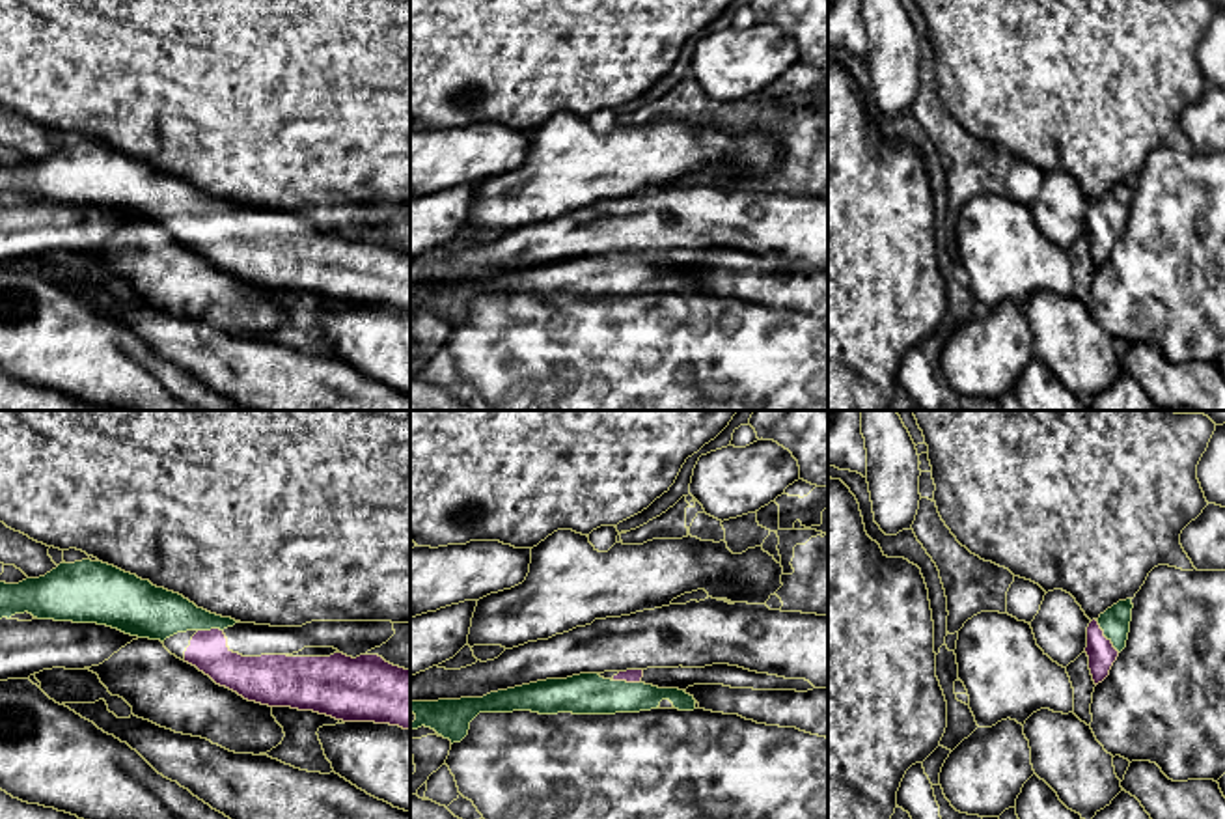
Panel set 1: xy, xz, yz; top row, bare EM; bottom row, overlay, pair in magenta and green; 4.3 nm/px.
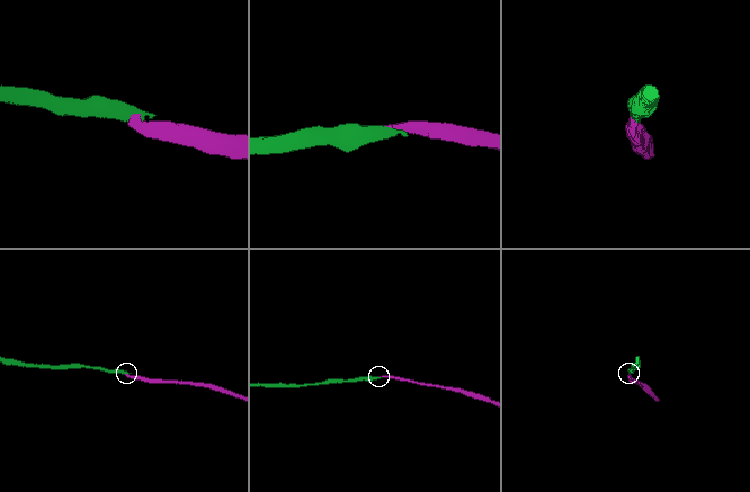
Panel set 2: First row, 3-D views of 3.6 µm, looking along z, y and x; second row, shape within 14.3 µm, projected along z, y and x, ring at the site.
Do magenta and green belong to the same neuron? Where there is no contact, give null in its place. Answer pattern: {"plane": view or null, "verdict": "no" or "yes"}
{"plane": "yz", "verdict": "yes"}

